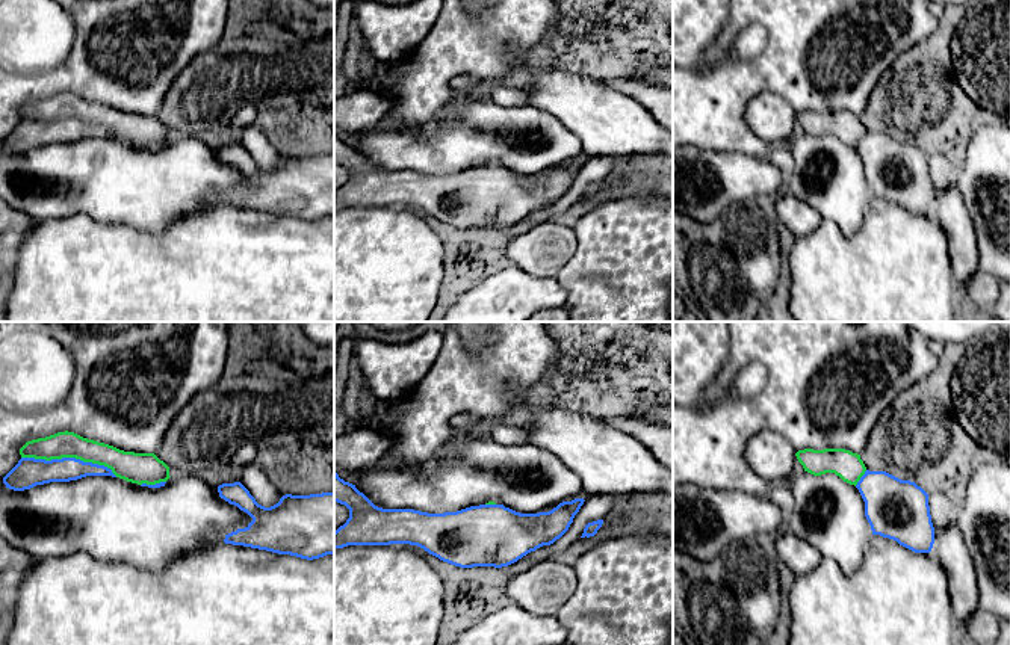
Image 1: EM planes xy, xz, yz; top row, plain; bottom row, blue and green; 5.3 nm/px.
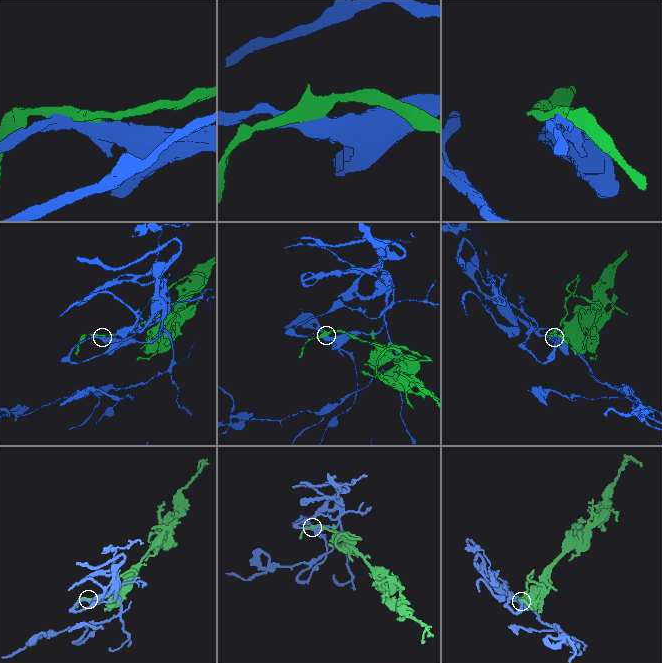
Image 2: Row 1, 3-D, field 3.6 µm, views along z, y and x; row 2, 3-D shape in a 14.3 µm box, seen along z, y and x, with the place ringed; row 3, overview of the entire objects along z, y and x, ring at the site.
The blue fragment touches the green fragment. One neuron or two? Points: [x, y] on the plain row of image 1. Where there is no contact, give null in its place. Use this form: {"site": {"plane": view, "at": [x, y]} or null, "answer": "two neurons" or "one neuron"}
{"site": {"plane": "xy", "at": [70, 120]}, "answer": "one neuron"}

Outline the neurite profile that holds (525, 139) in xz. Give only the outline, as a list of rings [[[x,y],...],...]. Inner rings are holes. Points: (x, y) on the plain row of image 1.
[[[487,98],[449,104],[416,130],[372,130],[360,134],[355,150],[383,171],[428,175],[457,174],[494,163],[520,175],[538,175],[584,153],[582,140],[555,115],[531,104],[499,106]]]

